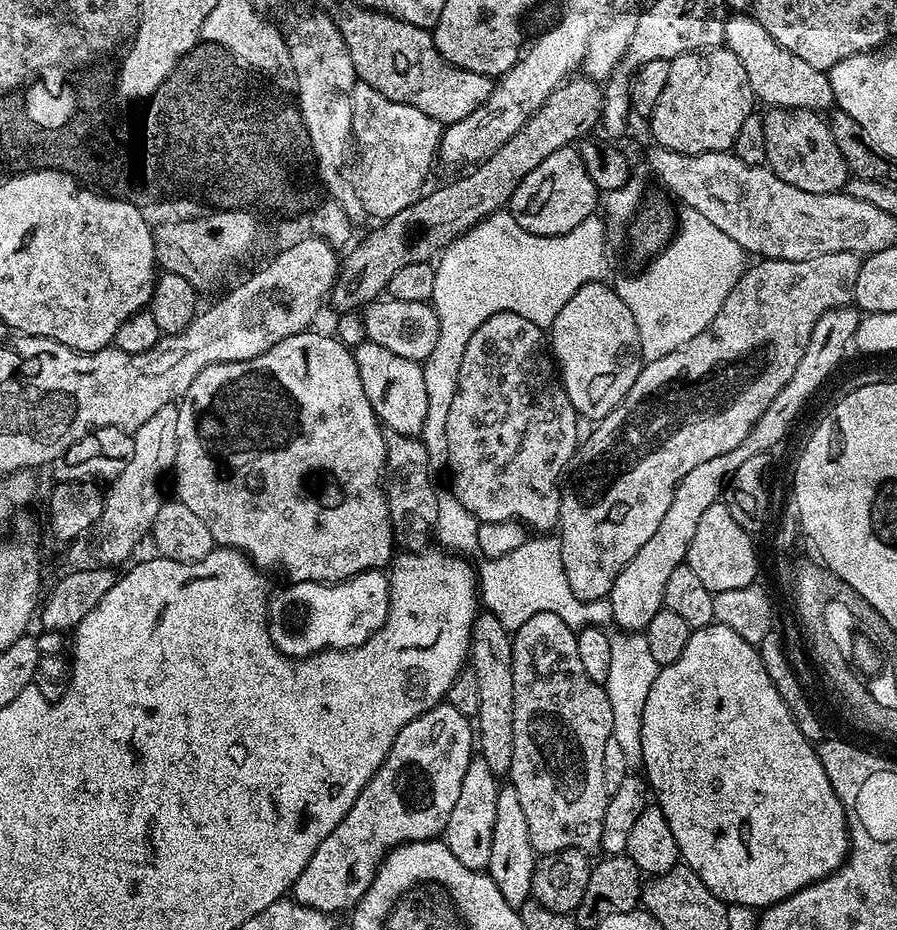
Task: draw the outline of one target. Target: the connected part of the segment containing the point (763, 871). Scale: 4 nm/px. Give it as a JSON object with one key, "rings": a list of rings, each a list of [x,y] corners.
{"rings":[[[713,622],[707,624],[705,628],[698,628],[692,631],[690,638],[686,642],[686,647],[682,649],[682,655],[680,655],[676,661],[665,664],[659,669],[657,677],[654,678],[654,684],[650,687],[649,697],[646,698],[641,722],[642,758],[644,759],[642,772],[646,777],[646,783],[650,789],[651,795],[654,797],[655,803],[662,810],[662,814],[666,814],[666,822],[670,826],[670,834],[674,834],[674,842],[680,851],[680,860],[683,861],[690,870],[694,870],[694,874],[698,874],[698,878],[702,878],[702,882],[705,886],[720,900],[723,900],[725,904],[741,904],[753,910],[766,909],[772,904],[777,904],[786,898],[790,898],[798,890],[802,890],[806,886],[810,886],[814,882],[826,878],[831,872],[836,872],[840,868],[840,865],[847,860],[850,847],[850,841],[848,839],[848,819],[846,818],[844,807],[838,798],[838,794],[834,794],[834,786],[830,786],[830,778],[826,778],[826,770],[822,770],[822,762],[818,762],[818,754],[816,753],[813,741],[806,739],[802,734],[802,730],[798,730],[798,726],[794,722],[794,718],[790,714],[786,702],[782,702],[782,694],[778,694],[774,682],[770,682],[770,674],[766,674],[766,666],[762,666],[762,658],[760,657],[757,645],[746,642],[746,638],[734,634],[734,630],[730,630],[730,626],[722,626],[721,624]]]}

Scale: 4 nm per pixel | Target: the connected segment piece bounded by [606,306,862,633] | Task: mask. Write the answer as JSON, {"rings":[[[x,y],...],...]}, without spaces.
{"rings":[[[855,307],[831,308],[814,322],[814,330],[810,334],[810,342],[806,342],[806,350],[802,354],[802,362],[798,362],[798,370],[794,370],[794,376],[786,386],[782,386],[780,393],[770,402],[768,409],[762,414],[762,418],[756,423],[745,443],[738,445],[734,450],[722,454],[718,458],[710,458],[702,462],[702,466],[694,466],[686,478],[676,487],[674,498],[666,509],[658,530],[654,530],[654,538],[622,566],[622,574],[614,582],[611,592],[608,593],[607,603],[614,610],[614,618],[611,623],[618,626],[617,629],[625,633],[643,633],[645,626],[664,607],[664,595],[666,594],[666,582],[673,570],[678,570],[680,564],[685,563],[690,550],[690,542],[694,533],[698,530],[698,522],[710,506],[717,503],[723,497],[729,480],[746,462],[748,456],[753,455],[754,450],[763,440],[780,440],[784,431],[792,424],[792,419],[800,412],[800,407],[819,390],[824,384],[824,379],[835,370],[844,356],[844,351],[853,343],[856,328],[860,325],[861,313]]]}

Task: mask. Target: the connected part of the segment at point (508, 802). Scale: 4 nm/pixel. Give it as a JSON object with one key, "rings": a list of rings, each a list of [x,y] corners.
{"rings":[[[510,782],[501,783],[498,810],[494,810],[494,843],[490,846],[490,862],[486,871],[512,908],[520,909],[531,897],[531,879],[534,878],[537,859],[538,853],[530,842],[530,826],[526,826],[526,814],[522,810],[522,802],[518,802],[518,790],[514,790]]]}

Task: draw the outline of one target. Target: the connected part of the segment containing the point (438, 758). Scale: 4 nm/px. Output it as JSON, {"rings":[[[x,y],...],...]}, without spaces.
{"rings":[[[446,702],[435,704],[426,710],[414,722],[406,722],[402,730],[398,730],[398,738],[394,738],[394,746],[390,746],[390,754],[382,762],[382,766],[370,778],[370,782],[358,794],[354,806],[322,838],[318,850],[306,862],[306,870],[298,874],[296,883],[292,885],[291,899],[302,906],[310,906],[314,910],[322,910],[333,914],[347,913],[363,900],[370,890],[384,857],[393,848],[401,844],[412,844],[416,840],[435,840],[443,833],[446,822],[450,818],[450,810],[454,810],[454,802],[458,802],[458,794],[462,791],[462,778],[466,774],[466,766],[470,766],[474,755],[474,728],[469,717],[458,714],[454,706]]]}

